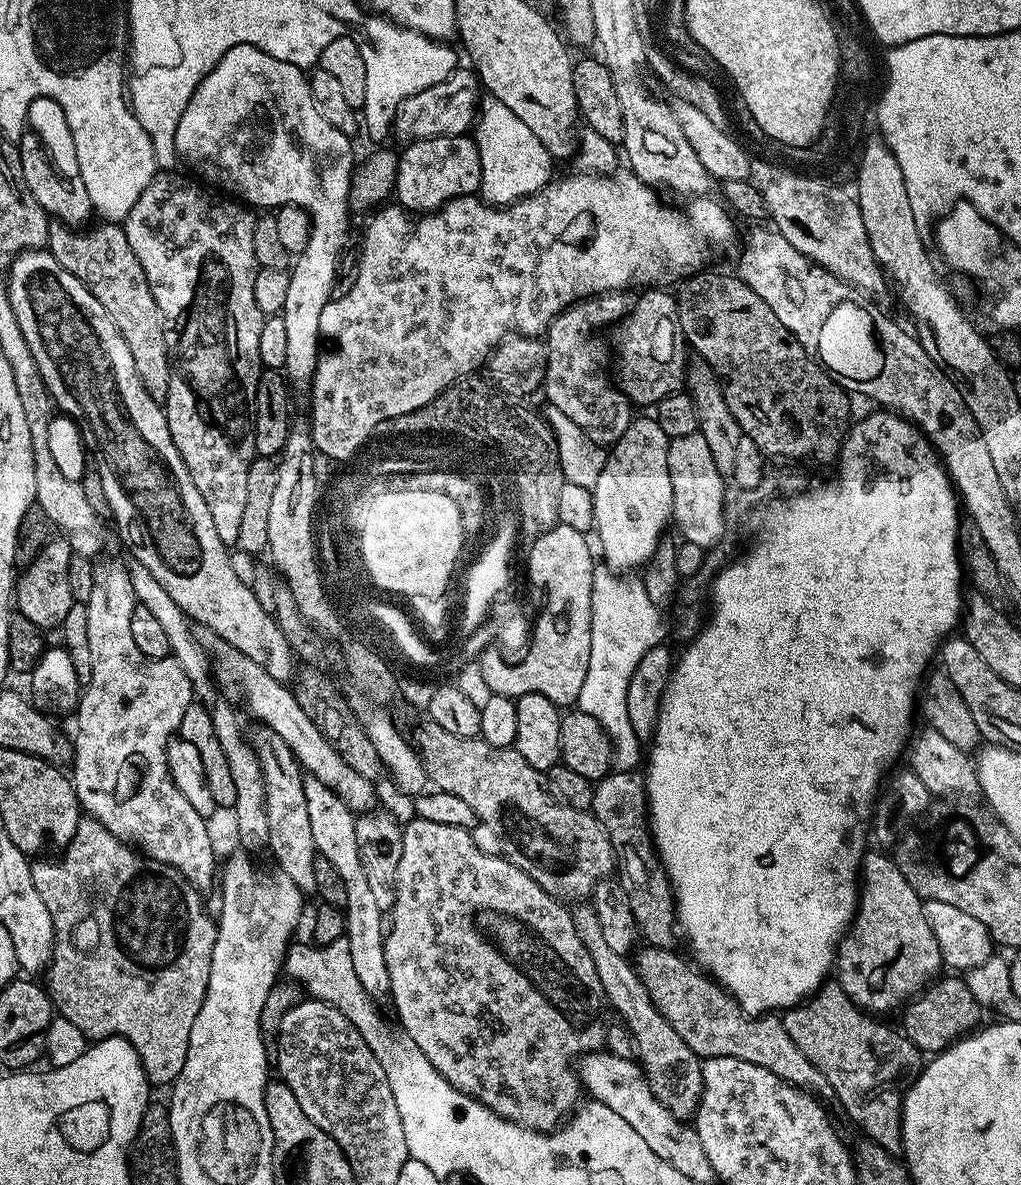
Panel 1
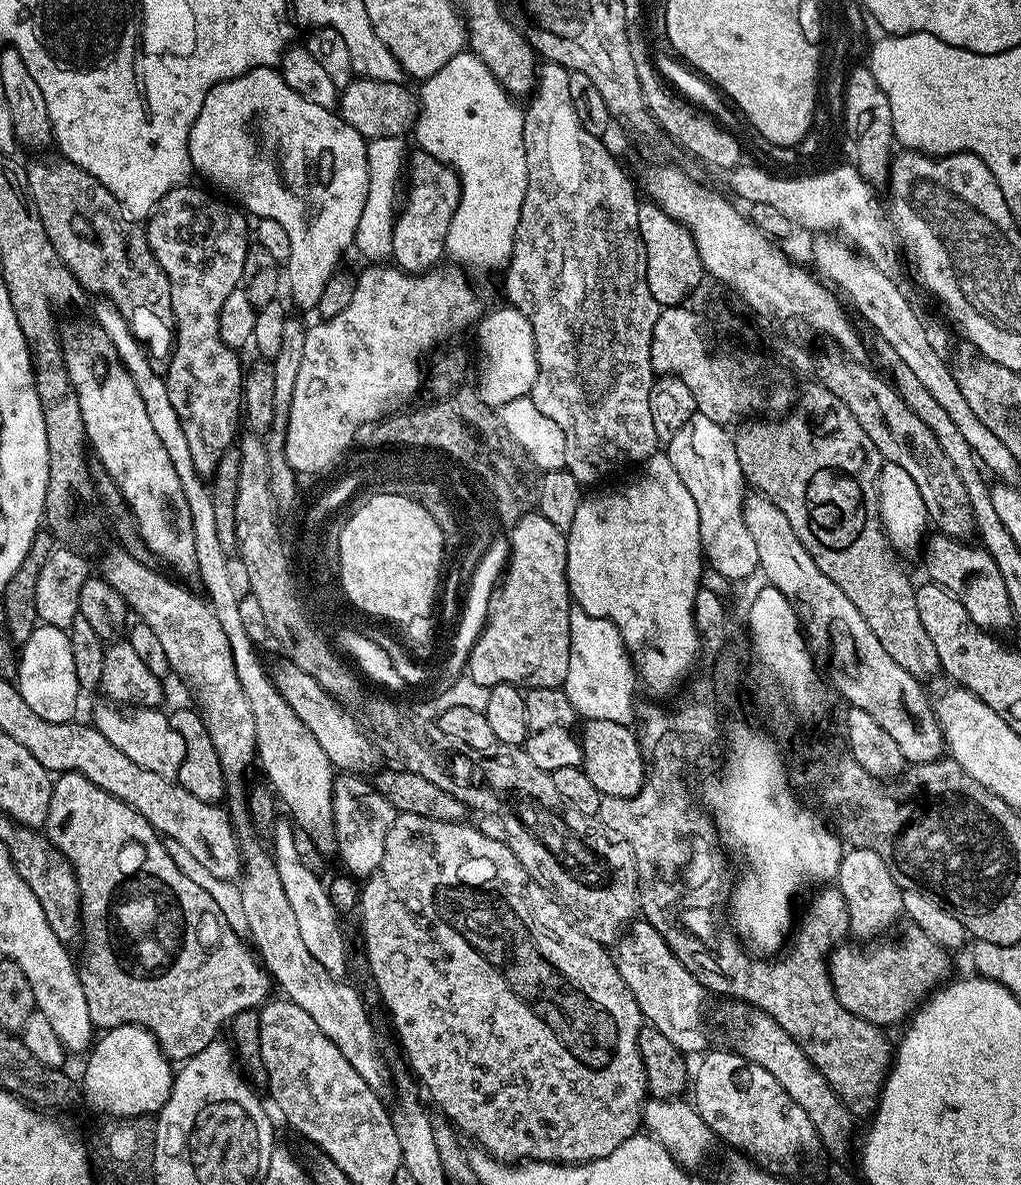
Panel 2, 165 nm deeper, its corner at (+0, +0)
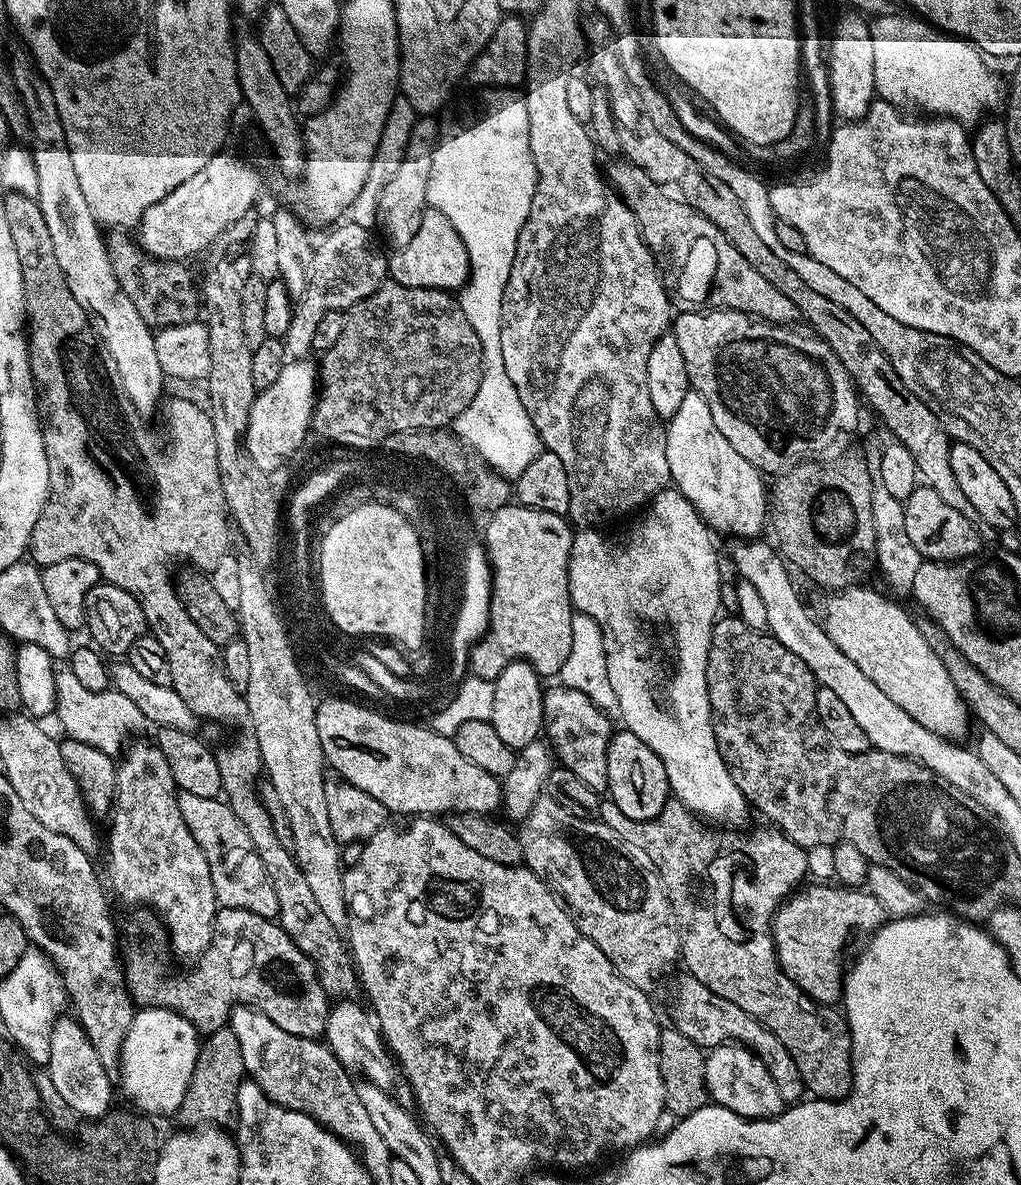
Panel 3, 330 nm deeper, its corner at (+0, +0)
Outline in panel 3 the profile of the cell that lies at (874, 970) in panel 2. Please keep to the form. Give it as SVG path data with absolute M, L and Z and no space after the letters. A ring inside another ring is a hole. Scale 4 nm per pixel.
M812 882L792 893L772 917L772 941L776 947L776 957L780 968L795 982L804 995L817 1004L836 1006L841 1003L844 994L846 960L844 951L848 948L848 939L856 936L860 928L875 930L885 923L886 913L882 902L874 898L867 890L837 886L832 882Z

